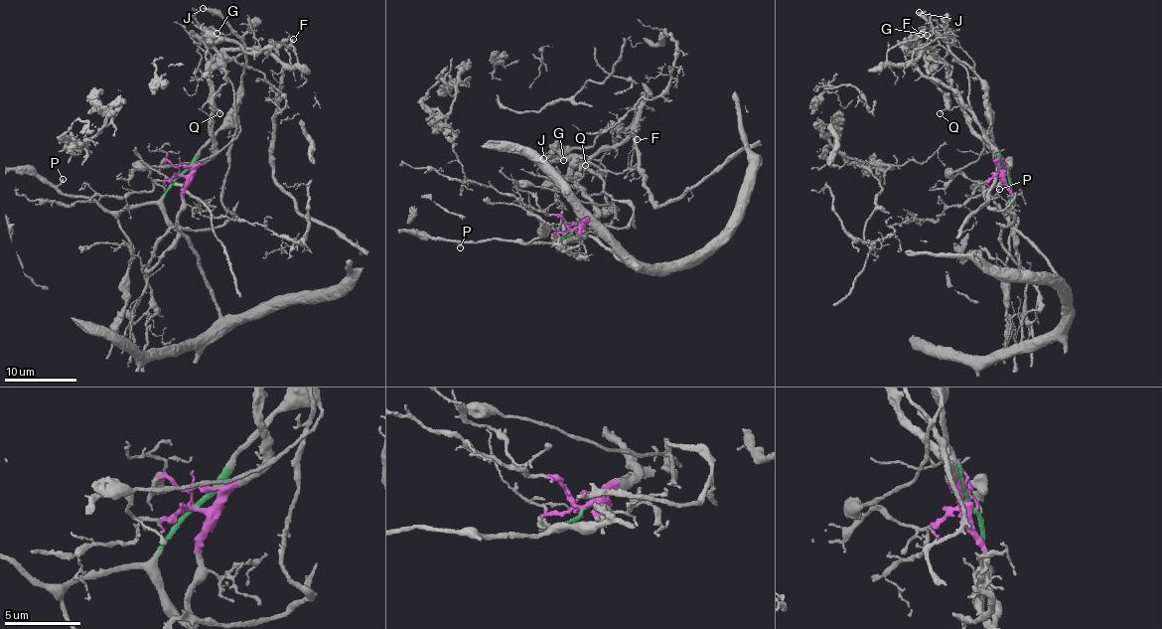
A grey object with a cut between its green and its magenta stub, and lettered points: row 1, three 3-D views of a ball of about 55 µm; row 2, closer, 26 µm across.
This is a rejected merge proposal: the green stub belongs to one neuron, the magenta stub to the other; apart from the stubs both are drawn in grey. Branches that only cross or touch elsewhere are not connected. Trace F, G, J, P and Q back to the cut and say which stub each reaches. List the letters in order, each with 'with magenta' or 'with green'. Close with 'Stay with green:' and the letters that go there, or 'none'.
F: with magenta
G: with magenta
J: with green
P: with green
Q: with magenta
Stay with green: J, P

